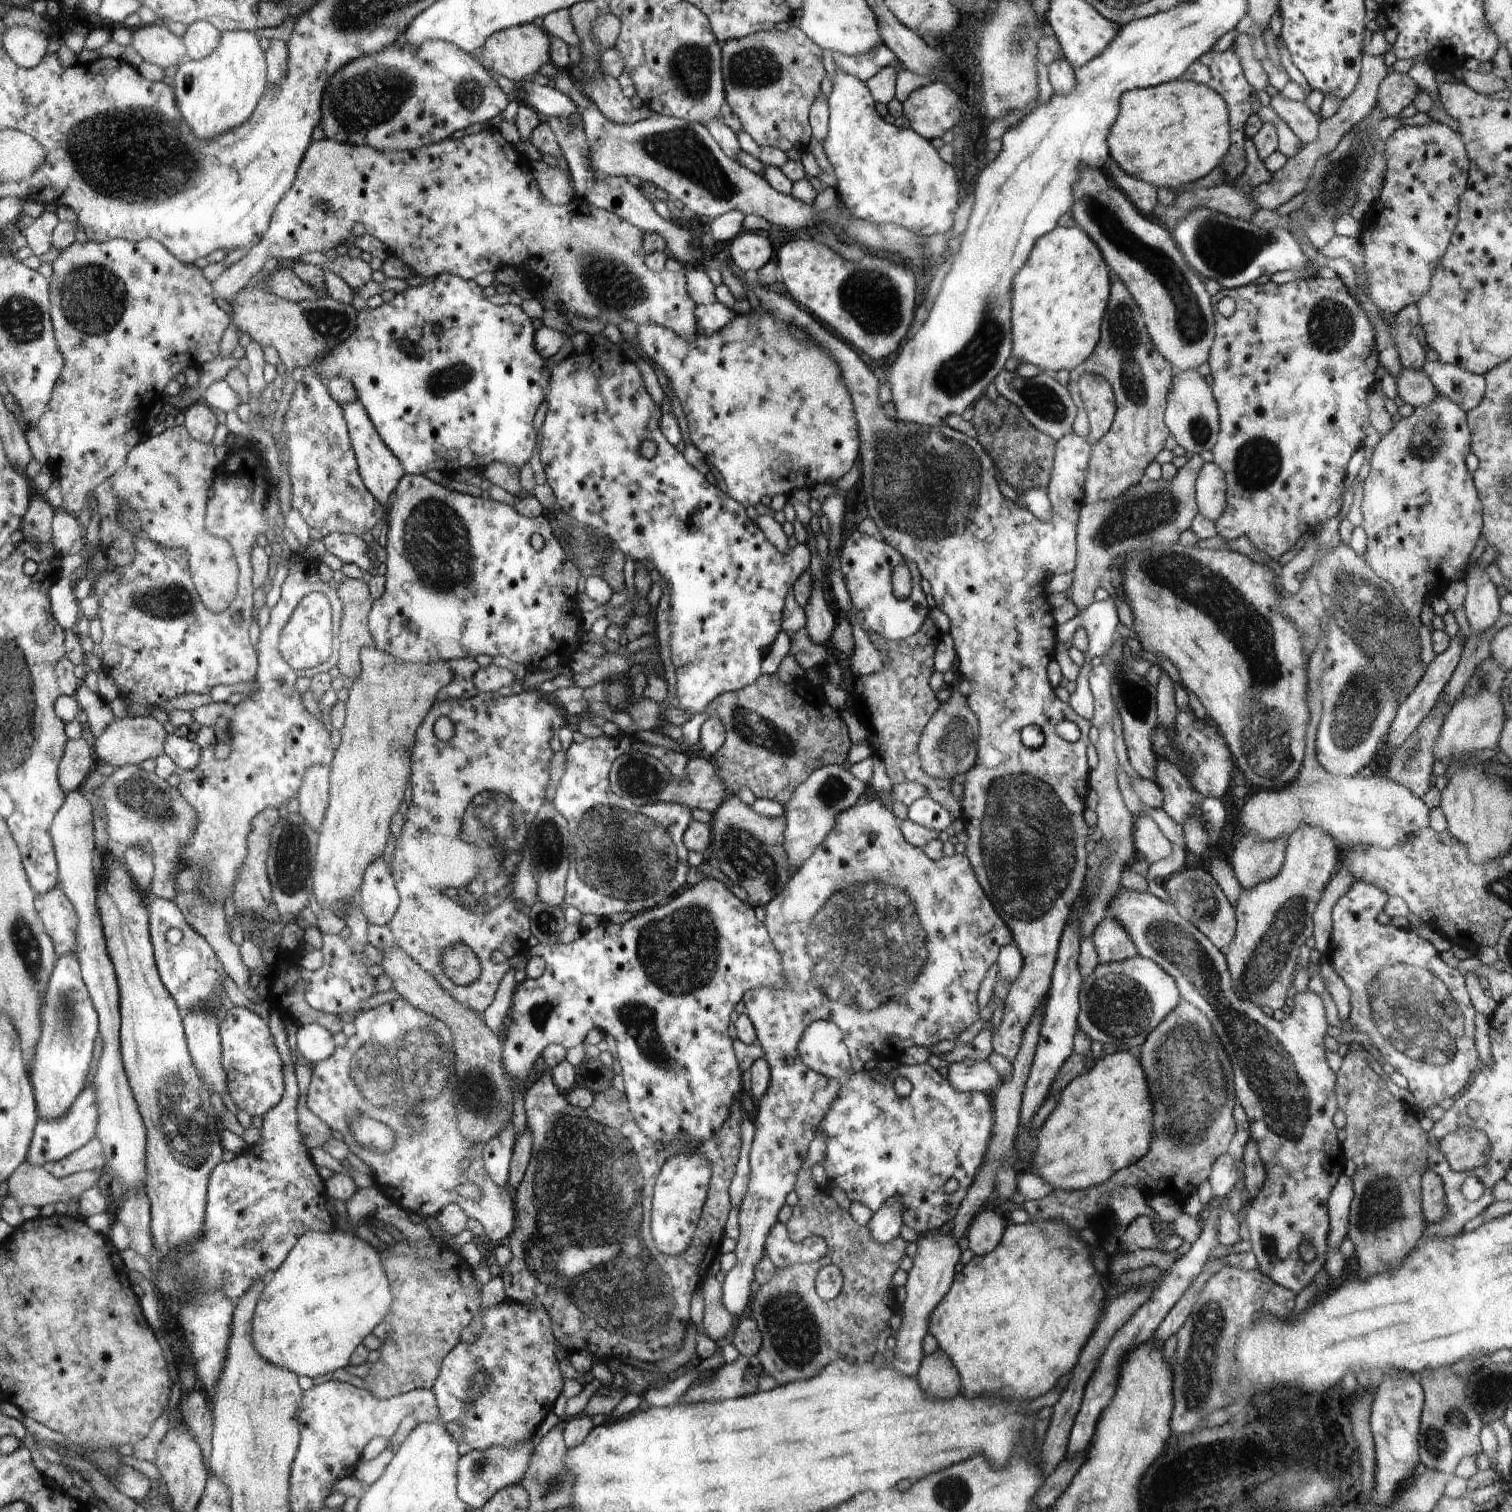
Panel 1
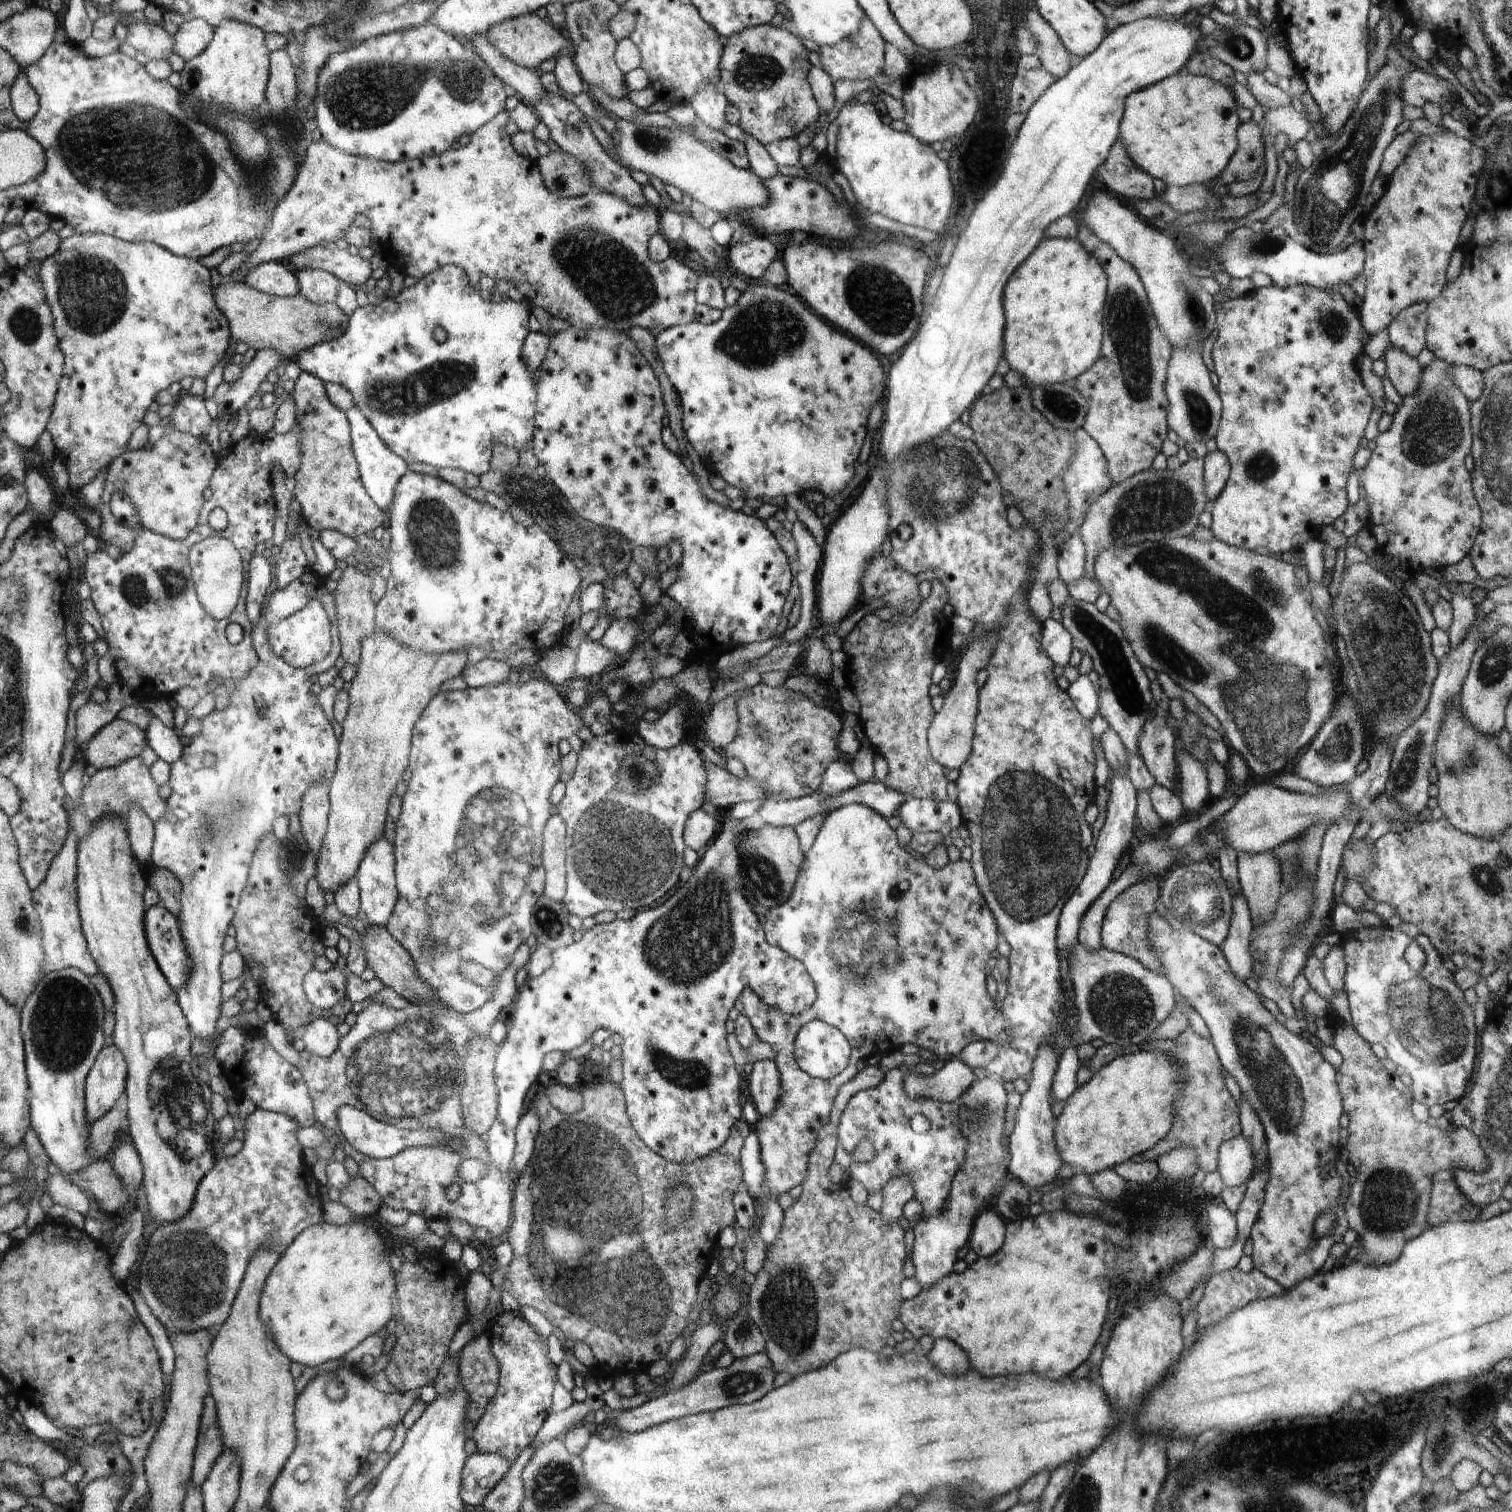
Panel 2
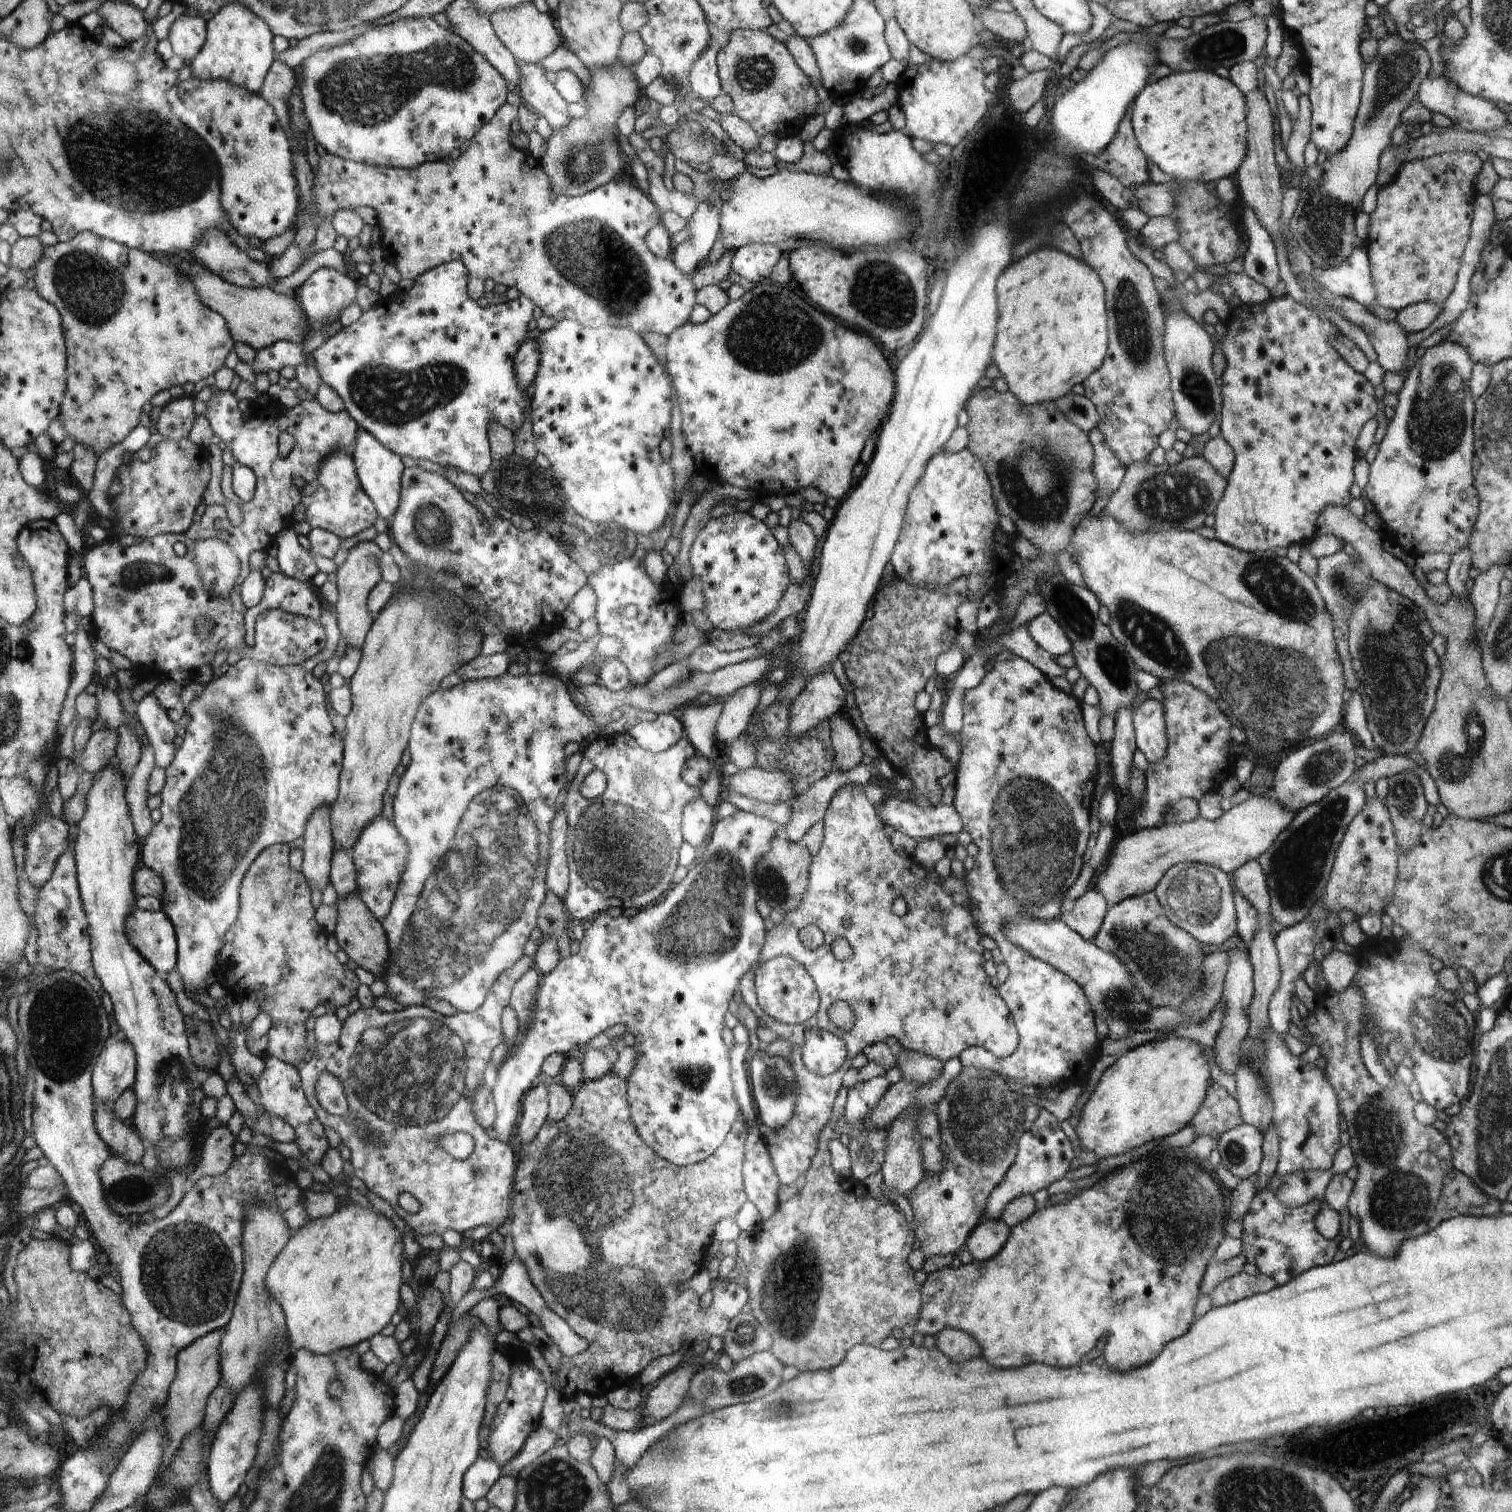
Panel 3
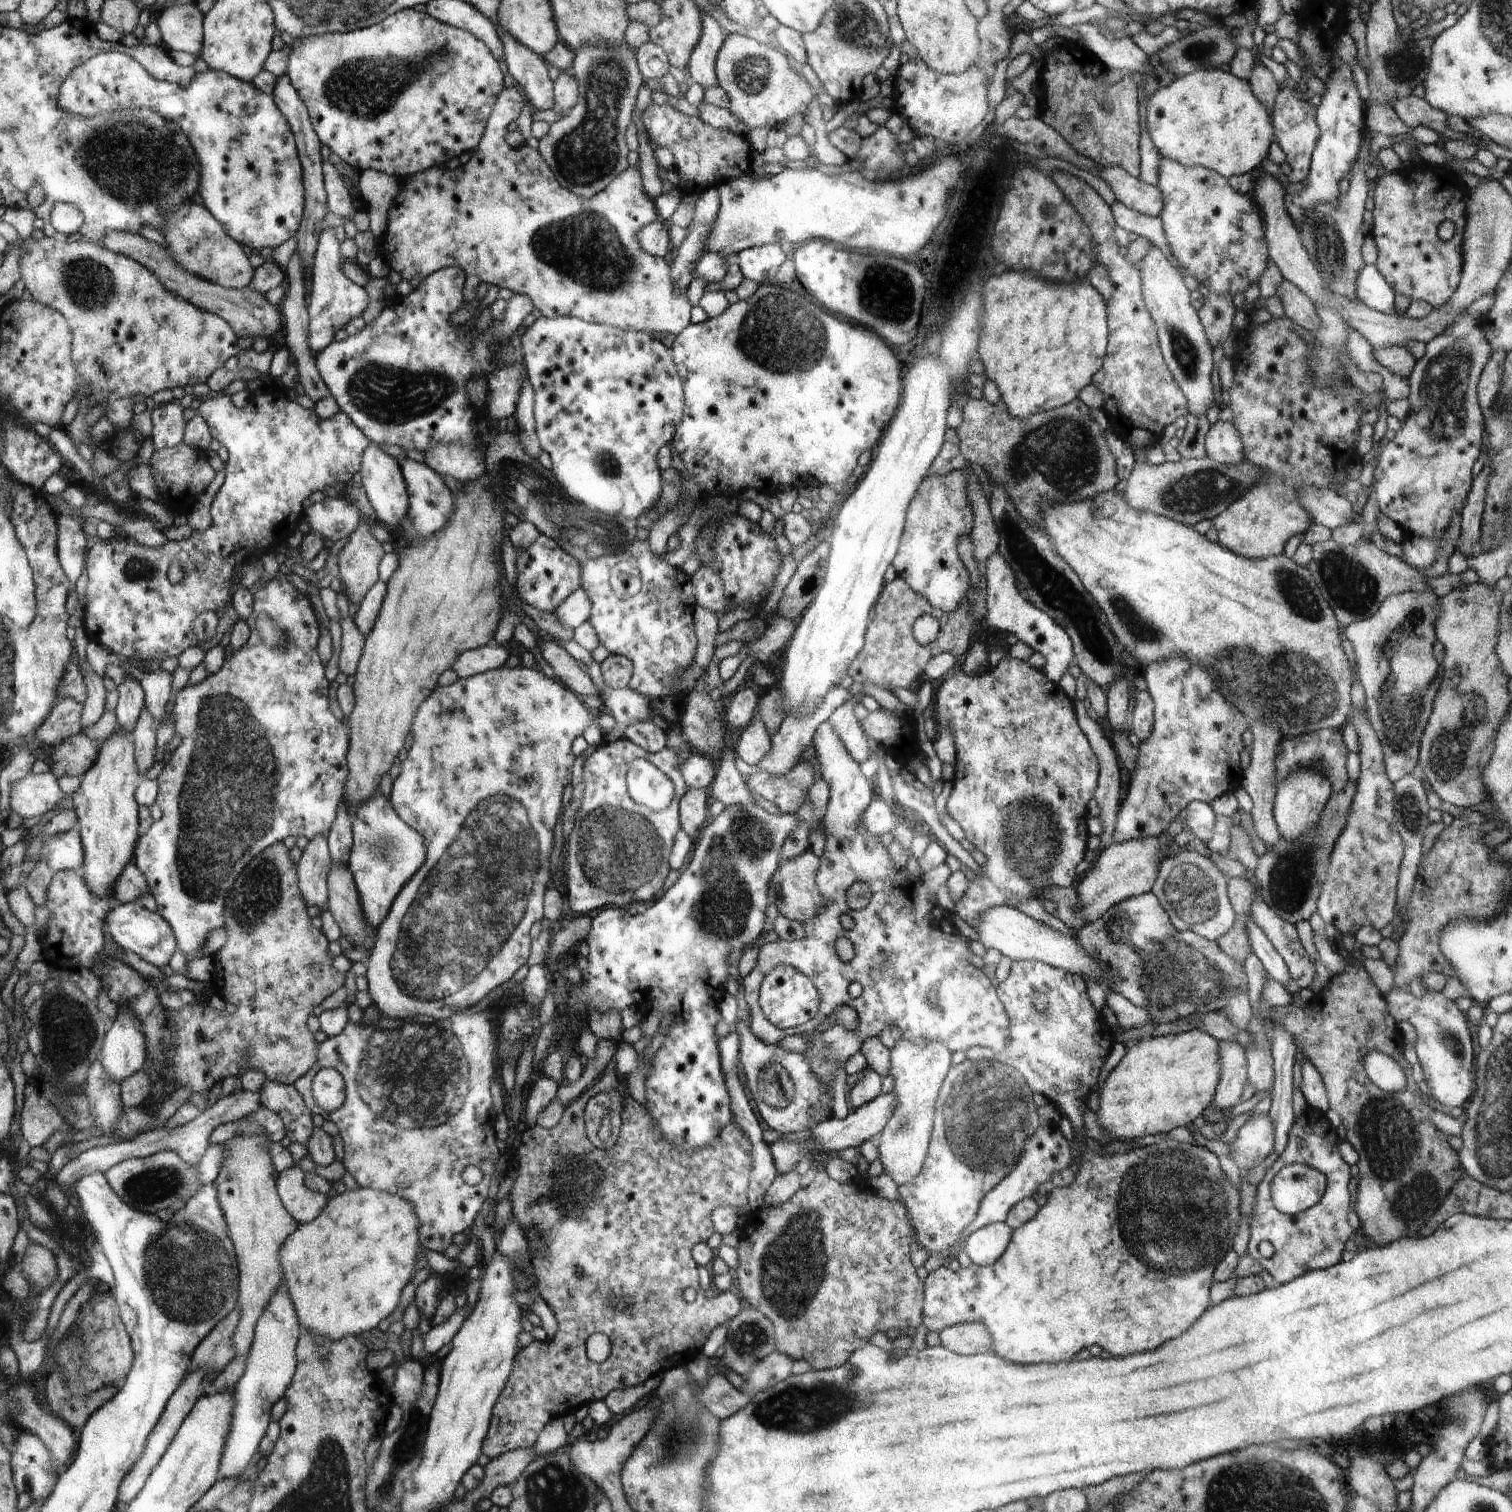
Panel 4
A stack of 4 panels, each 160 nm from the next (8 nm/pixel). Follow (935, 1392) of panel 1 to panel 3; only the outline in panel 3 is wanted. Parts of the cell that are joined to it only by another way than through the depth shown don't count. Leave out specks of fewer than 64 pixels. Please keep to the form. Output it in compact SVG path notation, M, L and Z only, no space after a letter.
M944 1329L935 1337L935 1348L940 1350L940 1354L944 1354L946 1358L956 1358L956 1362L962 1362L962 1360L982 1356L982 1348L976 1342L976 1338L972 1338L962 1330Z

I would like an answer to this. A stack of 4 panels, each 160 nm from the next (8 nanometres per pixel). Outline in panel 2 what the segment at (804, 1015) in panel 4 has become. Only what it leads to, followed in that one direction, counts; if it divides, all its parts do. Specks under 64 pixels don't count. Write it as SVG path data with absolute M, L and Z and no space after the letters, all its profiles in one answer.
M722 816L722 823L720 832L700 855L688 882L662 906L638 911L631 920L614 920L584 930L578 942L551 954L553 964L549 970L540 977L530 978L519 989L507 1024L506 1039L496 1054L498 1114L484 1139L492 1168L512 1171L516 1124L524 1112L524 1096L542 1070L542 1058L552 1051L565 1055L578 1049L598 1028L610 1030L624 1039L621 1046L624 1078L618 1086L625 1097L631 1126L655 1154L674 1163L692 1163L715 1153L731 1137L732 1129L742 1116L742 1076L728 1054L724 1028L732 1004L748 989L768 1007L786 1015L800 1015L813 1006L818 990L798 959L764 940L762 924L756 922L752 906L742 896L741 847L747 838L747 829L740 821L729 817Z

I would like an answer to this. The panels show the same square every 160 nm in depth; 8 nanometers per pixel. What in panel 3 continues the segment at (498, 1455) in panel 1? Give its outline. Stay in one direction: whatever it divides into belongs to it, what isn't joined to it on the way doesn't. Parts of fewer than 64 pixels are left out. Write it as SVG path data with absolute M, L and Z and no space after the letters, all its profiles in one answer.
M476 1458L464 1478L464 1498L474 1501L486 1497L494 1482L501 1476L501 1467L490 1458Z

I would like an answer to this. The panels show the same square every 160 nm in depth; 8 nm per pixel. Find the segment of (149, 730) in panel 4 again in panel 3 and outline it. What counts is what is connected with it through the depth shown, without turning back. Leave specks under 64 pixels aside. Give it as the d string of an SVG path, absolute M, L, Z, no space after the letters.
M148 740L148 744L143 746L144 758L142 764L136 768L130 779L126 794L128 796L128 806L134 818L136 832L138 832L142 842L148 839L154 830L155 822L152 820L152 810L148 806L148 800L152 792L150 792L150 780L152 774L156 770L156 752L152 748L152 742Z

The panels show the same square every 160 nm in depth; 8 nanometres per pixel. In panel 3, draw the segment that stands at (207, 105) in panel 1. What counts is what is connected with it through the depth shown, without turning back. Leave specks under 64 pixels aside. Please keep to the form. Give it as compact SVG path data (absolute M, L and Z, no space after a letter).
M242 4L224 6L208 20L208 40L203 51L190 64L192 78L200 82L224 80L228 84L240 86L252 94L259 94L264 78L270 73L274 62L271 28L260 16L244 8Z

